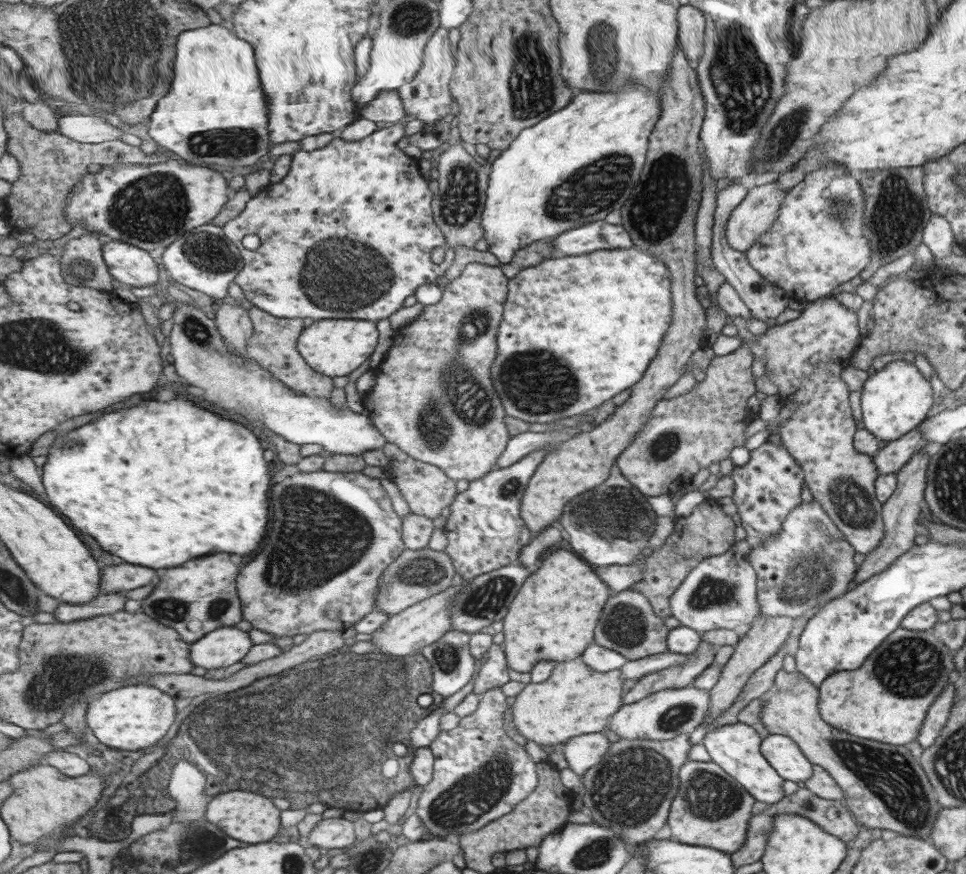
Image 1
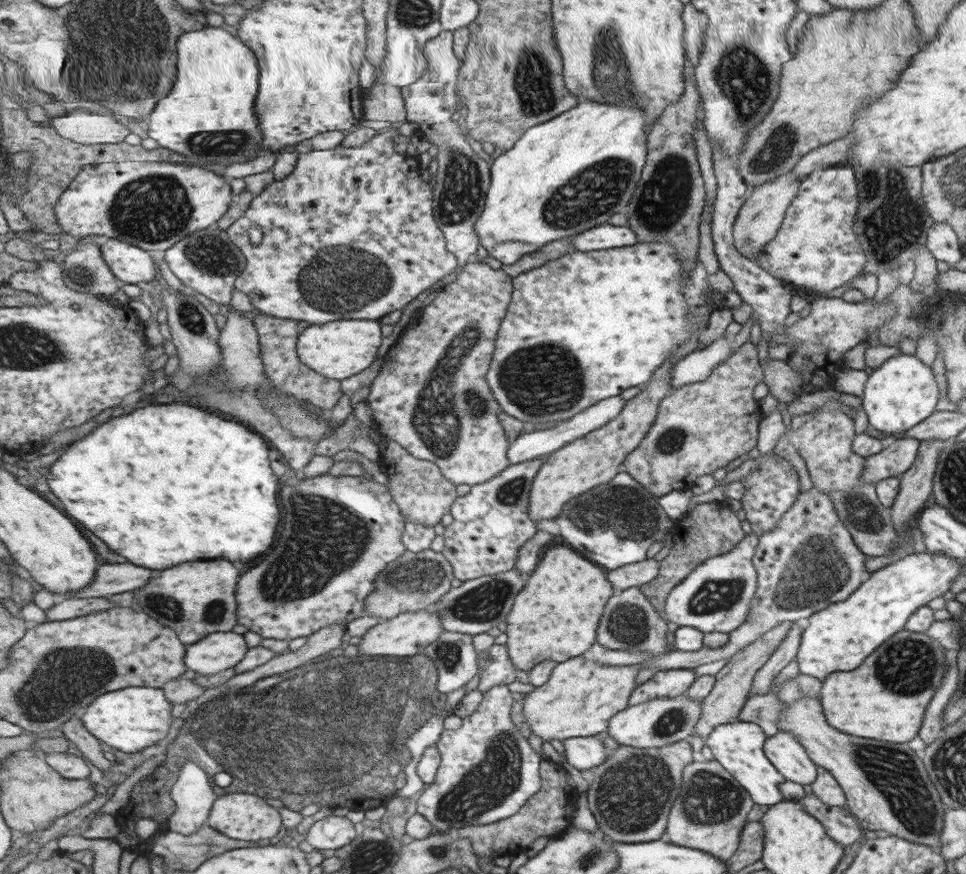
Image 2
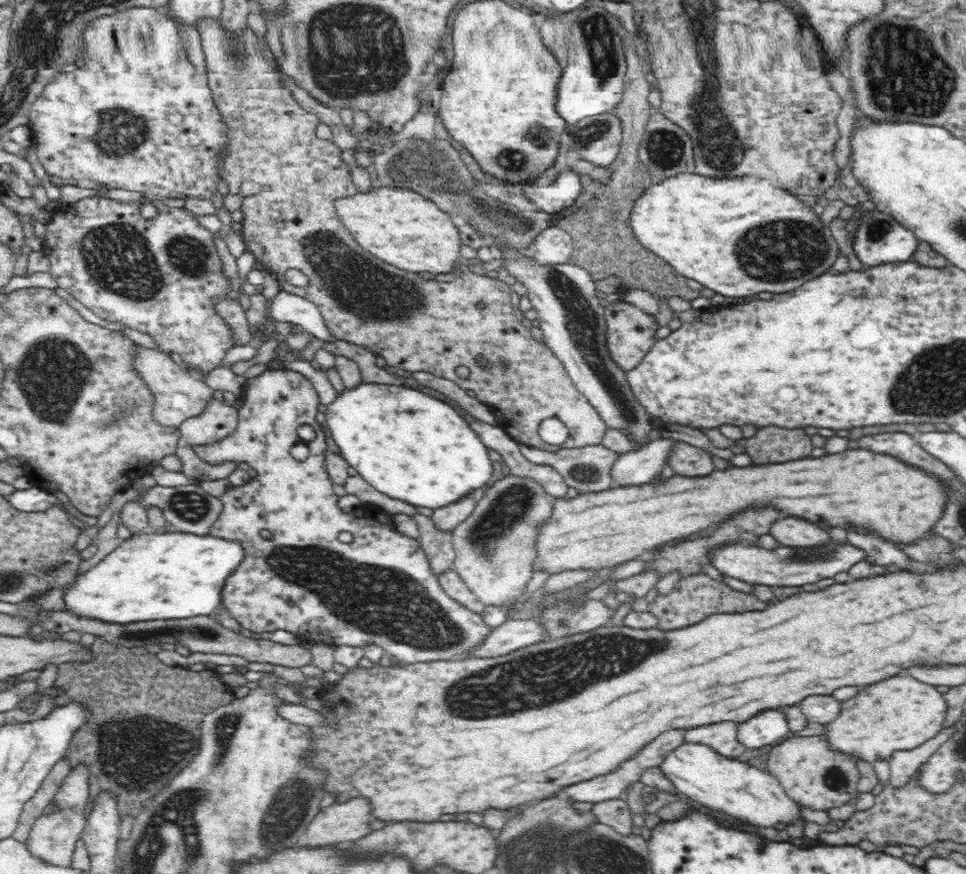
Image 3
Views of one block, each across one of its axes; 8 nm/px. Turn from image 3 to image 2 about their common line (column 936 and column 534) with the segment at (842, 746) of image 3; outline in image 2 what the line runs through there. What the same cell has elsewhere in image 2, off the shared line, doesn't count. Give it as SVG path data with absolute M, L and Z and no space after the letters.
M581 655L556 663L545 684L535 686L533 691L525 694L522 709L525 721L529 728L532 728L533 736L541 738L543 742L562 741L574 737L599 734L599 732L607 730L608 723L613 715L629 706L630 695L637 687L635 678L637 678L639 670L640 668L637 665L604 665L599 661L583 658Z

